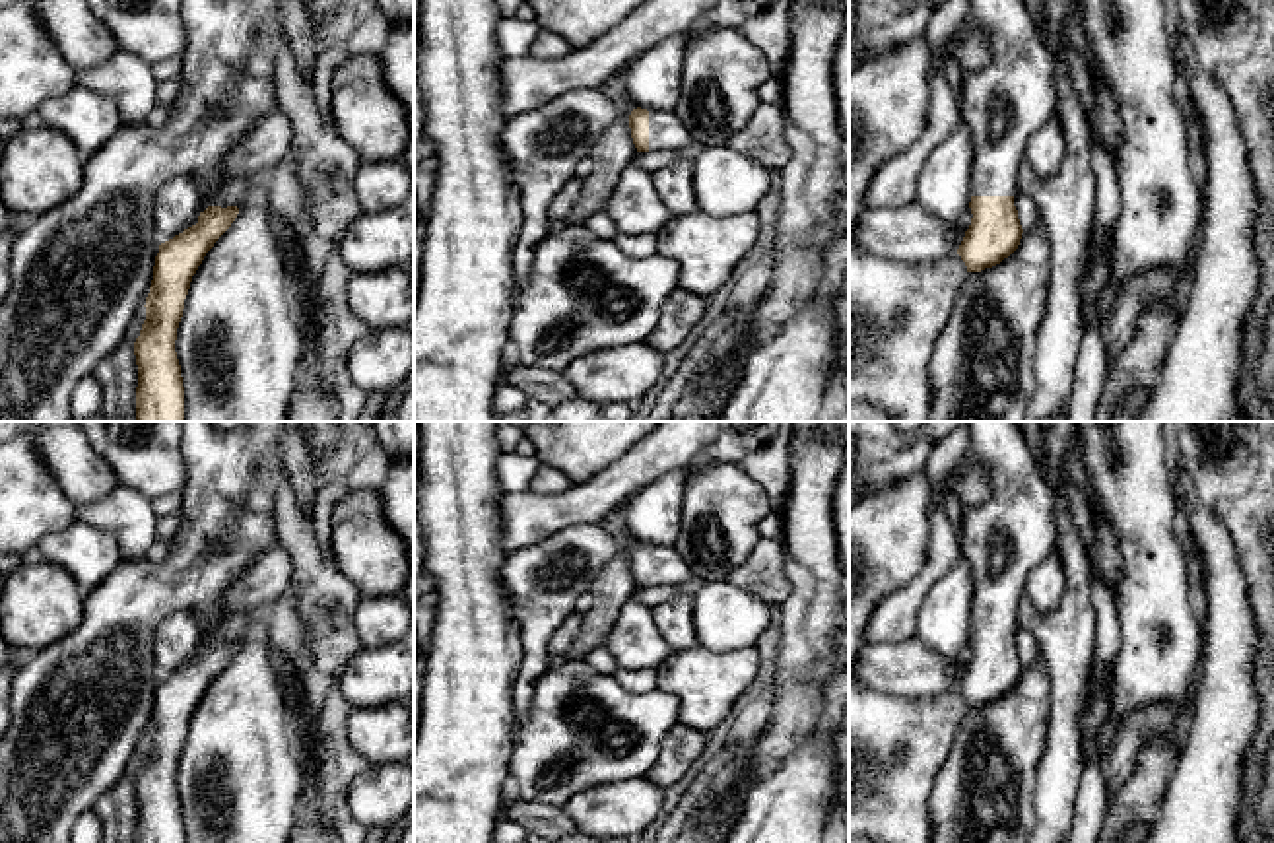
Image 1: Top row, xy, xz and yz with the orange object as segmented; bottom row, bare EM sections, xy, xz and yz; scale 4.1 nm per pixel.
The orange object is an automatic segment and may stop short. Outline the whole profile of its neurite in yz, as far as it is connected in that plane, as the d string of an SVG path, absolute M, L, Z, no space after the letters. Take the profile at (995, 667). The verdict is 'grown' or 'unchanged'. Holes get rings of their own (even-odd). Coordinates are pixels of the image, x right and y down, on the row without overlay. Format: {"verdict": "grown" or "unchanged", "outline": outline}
{"verdict": "grown", "outline": "M963 422L969 431L969 455L979 460L990 495L977 507L965 507L959 534L961 557L971 567L971 660L957 684L967 707L992 703L1020 680L1022 660L1014 631L1018 602L1029 573L1056 548L1055 493L1035 464L1031 447L1018 422Z"}

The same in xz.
{"verdict": "grown", "outline": "M637 542L629 550L629 563L637 587L684 585L693 577L674 546Z"}

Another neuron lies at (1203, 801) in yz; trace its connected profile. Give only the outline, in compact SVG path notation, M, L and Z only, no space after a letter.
M1183 462L1171 468L1171 486L1202 557L1204 647L1187 740L1146 843L1241 843L1243 763L1260 719L1253 676L1258 633L1227 528L1200 503Z

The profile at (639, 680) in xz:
M616 668L614 678L629 691L629 693L645 693L656 690L658 678L653 668Z

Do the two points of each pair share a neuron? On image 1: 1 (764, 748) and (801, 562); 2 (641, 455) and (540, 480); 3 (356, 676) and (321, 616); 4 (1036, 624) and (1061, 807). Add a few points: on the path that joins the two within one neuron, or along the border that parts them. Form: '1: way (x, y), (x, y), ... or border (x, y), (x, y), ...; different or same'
1: way (797, 702), (804, 665), (804, 608); same
2: border (573, 486), (562, 492), (529, 490); different
3: border (362, 647), (336, 680); different
4: way (1063, 669), (1061, 762); same

